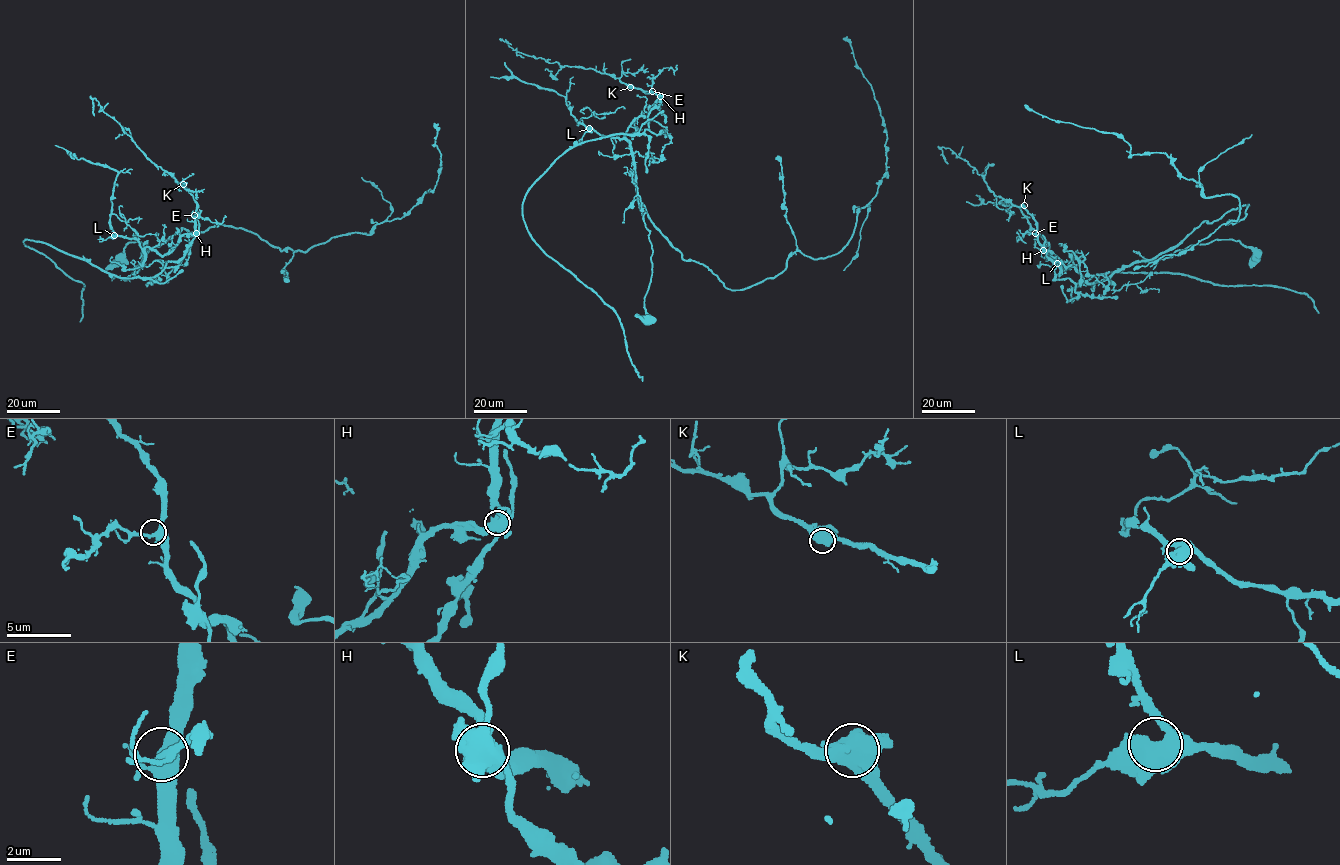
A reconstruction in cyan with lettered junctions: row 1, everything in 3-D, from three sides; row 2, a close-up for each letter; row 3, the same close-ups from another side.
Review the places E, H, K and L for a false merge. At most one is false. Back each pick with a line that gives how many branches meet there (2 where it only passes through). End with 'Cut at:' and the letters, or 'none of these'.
H: 6 branches meet
Cut at: H

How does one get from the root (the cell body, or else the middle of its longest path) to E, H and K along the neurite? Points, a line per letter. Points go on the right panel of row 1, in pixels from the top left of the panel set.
E: (1256, 255), (1239, 241), (1215, 239), (1087, 283), (1074, 267), (1059, 274), (1035, 233)
H: (1256, 255), (1239, 241), (1215, 239), (1165, 259), (1137, 261), (1091, 283), (1074, 267), (1059, 274), (1043, 250)
K: (1256, 255), (1239, 241), (1215, 239), (1087, 283), (1074, 267), (1059, 274), (1024, 205)

